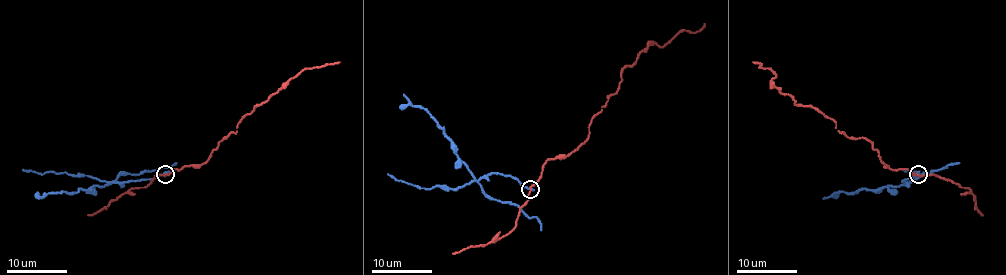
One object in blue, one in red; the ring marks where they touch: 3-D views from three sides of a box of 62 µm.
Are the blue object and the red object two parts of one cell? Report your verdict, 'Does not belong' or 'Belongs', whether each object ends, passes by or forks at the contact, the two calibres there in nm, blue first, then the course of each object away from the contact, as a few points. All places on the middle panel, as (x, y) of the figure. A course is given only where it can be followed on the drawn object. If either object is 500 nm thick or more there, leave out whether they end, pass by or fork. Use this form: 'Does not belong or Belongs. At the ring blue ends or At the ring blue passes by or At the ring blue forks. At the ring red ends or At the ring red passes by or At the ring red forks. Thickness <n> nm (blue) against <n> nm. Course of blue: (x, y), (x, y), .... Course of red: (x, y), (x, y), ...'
Does not belong. At the ring blue ends. At the ring red passes by. Thickness 200 nm (blue) against 170 nm. Course of blue: (530, 189), (509, 175), (489, 174), (477, 180), (438, 122), (403, 93). Course of red: (530, 189), (550, 159), (568, 156), (588, 137), (624, 68), (650, 45), (663, 47), (704, 24)

